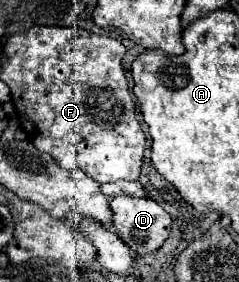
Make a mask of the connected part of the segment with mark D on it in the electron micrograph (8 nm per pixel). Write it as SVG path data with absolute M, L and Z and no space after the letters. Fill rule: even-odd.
M118 195L110 201L110 207L114 211L114 227L116 233L120 233L120 239L126 239L128 247L136 251L136 255L146 255L156 251L164 239L170 233L172 217L162 209L162 205L148 197L130 197L130 195Z

